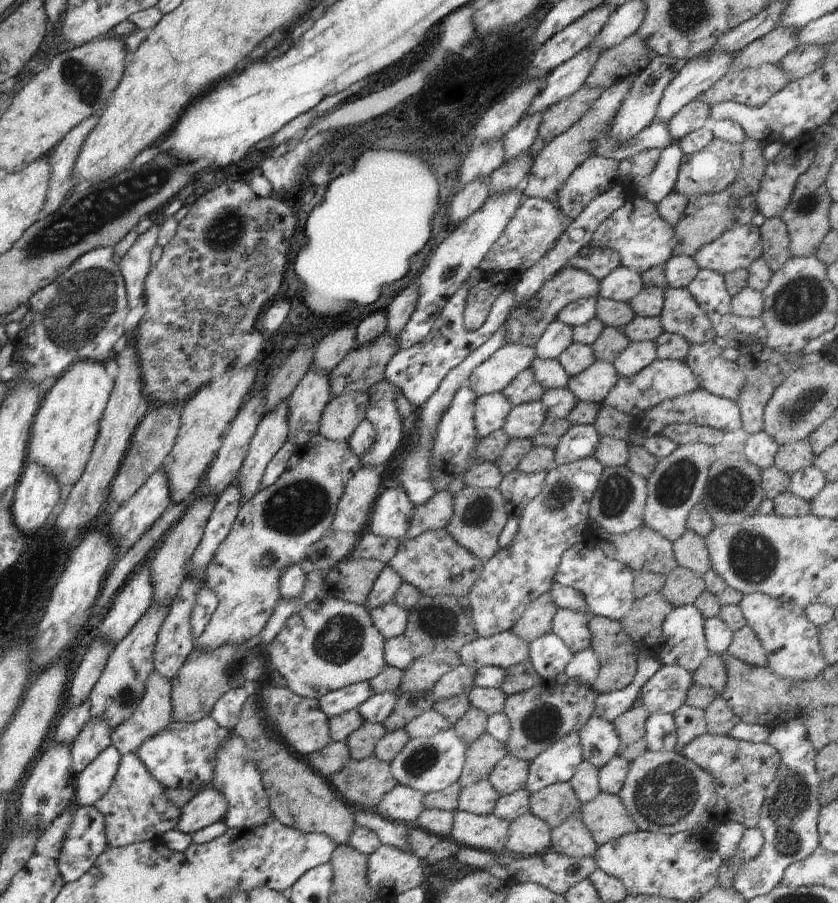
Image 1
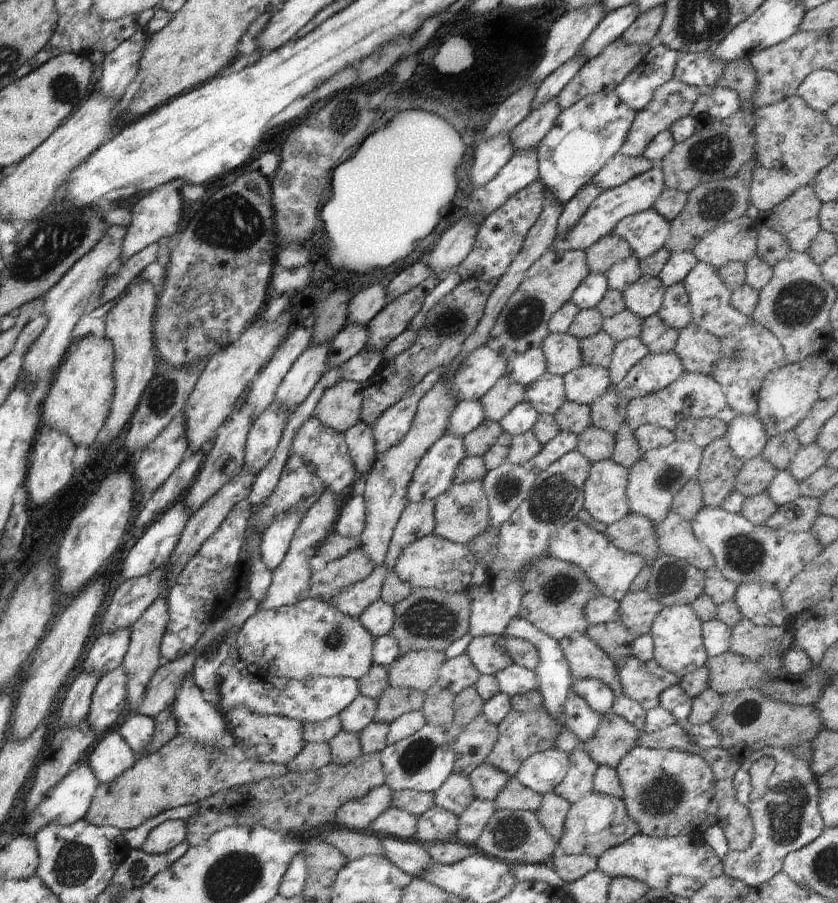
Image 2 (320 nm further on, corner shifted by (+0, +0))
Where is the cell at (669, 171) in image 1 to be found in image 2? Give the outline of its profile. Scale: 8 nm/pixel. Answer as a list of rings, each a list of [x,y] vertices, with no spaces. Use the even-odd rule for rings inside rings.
[[[658,166],[652,167],[648,172],[630,179],[619,187],[602,191],[575,225],[572,225],[563,235],[555,236],[551,248],[558,252],[584,251],[590,248],[602,237],[609,235],[623,218],[652,207],[664,189],[664,175]]]

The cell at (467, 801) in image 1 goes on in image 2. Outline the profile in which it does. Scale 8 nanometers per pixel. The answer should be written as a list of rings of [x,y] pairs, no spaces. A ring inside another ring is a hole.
[[[453,772],[444,784],[433,792],[434,805],[458,816],[474,798],[474,789],[469,777]]]

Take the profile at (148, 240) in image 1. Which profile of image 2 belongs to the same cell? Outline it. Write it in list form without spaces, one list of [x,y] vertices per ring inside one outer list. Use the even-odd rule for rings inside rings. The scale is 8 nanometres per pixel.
[[[171,180],[169,183],[164,183],[147,192],[134,204],[134,208],[131,210],[131,221],[125,229],[127,233],[123,240],[120,260],[129,259],[148,245],[158,242],[160,238],[177,236],[176,230],[178,230],[180,212],[182,212],[180,185],[177,180]]]

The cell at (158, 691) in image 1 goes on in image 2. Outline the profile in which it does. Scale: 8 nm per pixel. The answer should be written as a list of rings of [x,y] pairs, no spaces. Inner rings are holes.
[[[162,595],[158,597],[129,628],[131,630],[130,646],[121,664],[127,674],[128,711],[133,711],[141,703],[145,686],[148,684],[150,677],[156,672],[156,669],[163,663],[163,658],[160,654],[160,645],[168,619],[169,610],[167,597],[166,595]]]

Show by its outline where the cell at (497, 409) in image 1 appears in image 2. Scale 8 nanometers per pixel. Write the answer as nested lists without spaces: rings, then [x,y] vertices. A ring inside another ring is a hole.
[[[460,401],[449,414],[445,434],[455,437],[466,436],[480,426],[484,419],[486,419],[484,407],[480,401]]]

